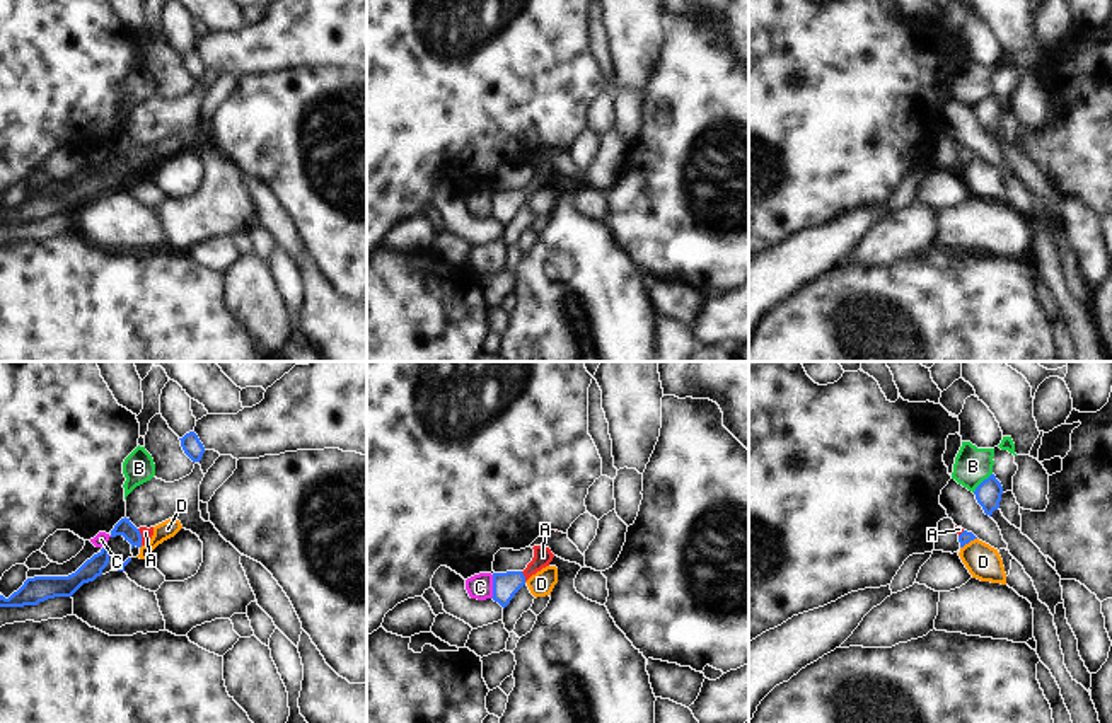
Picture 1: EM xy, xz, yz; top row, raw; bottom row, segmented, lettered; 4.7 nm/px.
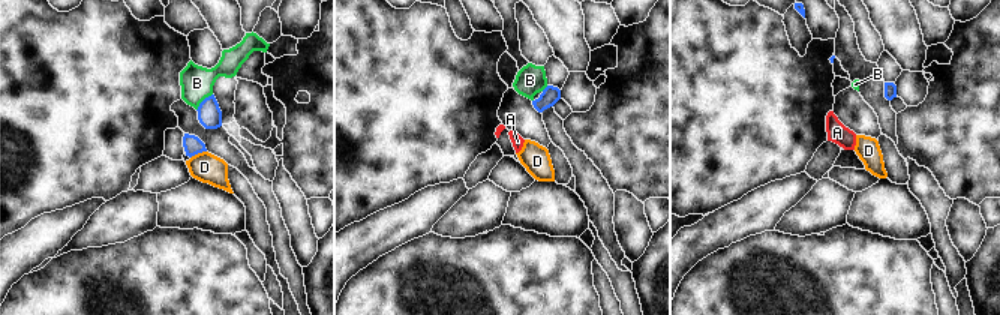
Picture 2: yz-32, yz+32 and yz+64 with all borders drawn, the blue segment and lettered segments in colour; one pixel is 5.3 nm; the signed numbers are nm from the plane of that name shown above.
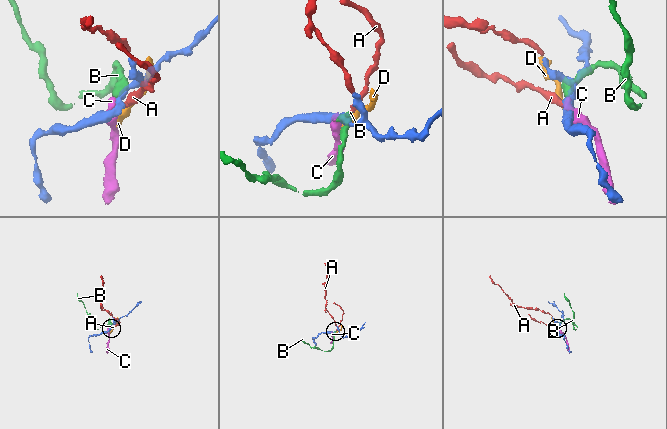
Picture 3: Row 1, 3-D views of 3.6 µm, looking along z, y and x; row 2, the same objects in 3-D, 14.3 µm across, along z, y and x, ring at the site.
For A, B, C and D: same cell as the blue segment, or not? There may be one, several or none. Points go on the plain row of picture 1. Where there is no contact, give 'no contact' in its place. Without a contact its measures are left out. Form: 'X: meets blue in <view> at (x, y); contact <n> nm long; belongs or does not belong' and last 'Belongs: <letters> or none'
A: meets blue in xy at (140, 156); contact 80 nm long; belongs
B: meets blue in yz at (981, 101); contact 130 nm long; does not belong
C: meets blue in xz at (493, 205); contact 110 nm long; does not belong
D: meets blue in yz at (967, 161); contact 90 nm long; does not belong
Belongs: A

